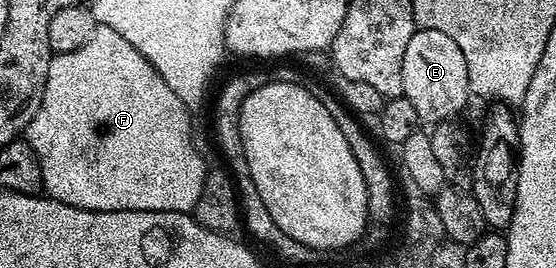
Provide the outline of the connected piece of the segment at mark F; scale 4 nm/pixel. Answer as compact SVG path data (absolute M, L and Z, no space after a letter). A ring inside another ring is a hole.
M99 25L95 29L95 33L91 33L91 37L87 37L87 41L83 41L83 45L62 55L54 54L53 58L49 60L43 101L39 105L39 113L35 113L35 117L29 123L27 142L31 149L35 149L35 153L39 157L44 194L63 205L71 205L75 209L84 211L192 212L199 201L199 193L203 193L207 166L205 167L204 157L197 152L197 147L193 144L193 123L189 118L191 118L189 108L183 101L179 101L175 89L171 89L171 85L167 85L167 81L154 69L151 61L147 61L147 57L143 57L143 53L139 53L139 49L135 49L135 45L131 45L131 41L127 41L127 37L115 33L115 29Z

